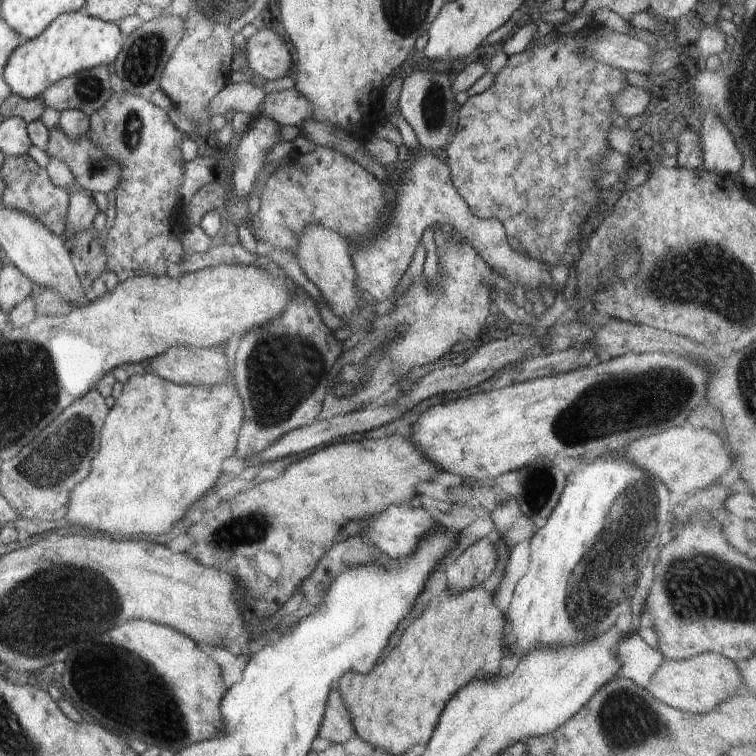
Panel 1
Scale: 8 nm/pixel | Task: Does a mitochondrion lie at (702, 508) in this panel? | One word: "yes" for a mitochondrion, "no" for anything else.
no

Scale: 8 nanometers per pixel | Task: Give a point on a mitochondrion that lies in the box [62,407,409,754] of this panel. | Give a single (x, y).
(97, 659)

